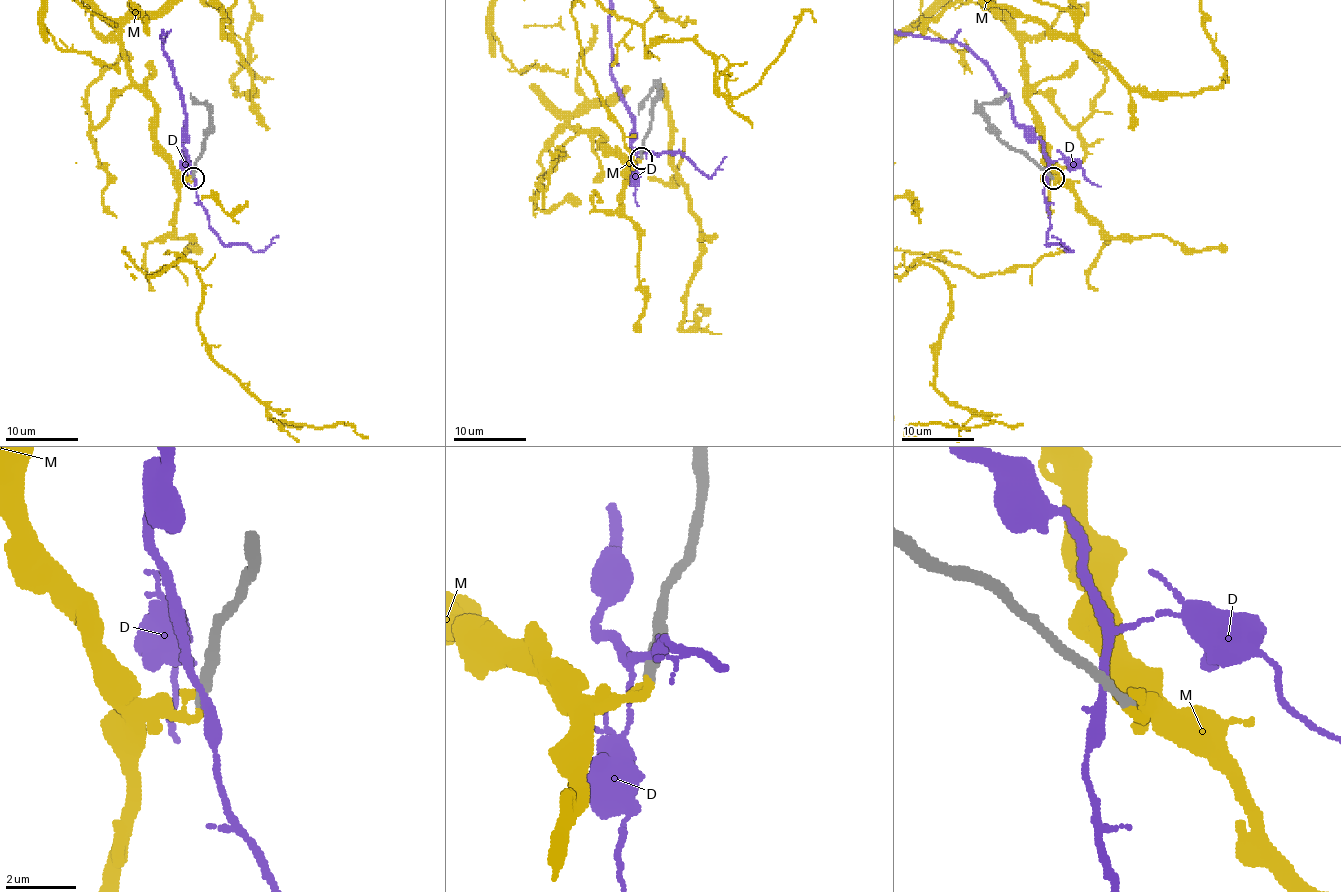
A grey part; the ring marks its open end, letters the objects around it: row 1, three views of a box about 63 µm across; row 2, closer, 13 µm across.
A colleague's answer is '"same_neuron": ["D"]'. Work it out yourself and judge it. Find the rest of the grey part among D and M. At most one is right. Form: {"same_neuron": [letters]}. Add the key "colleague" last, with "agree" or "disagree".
{"same_neuron": ["M"], "colleague": "disagree"}

